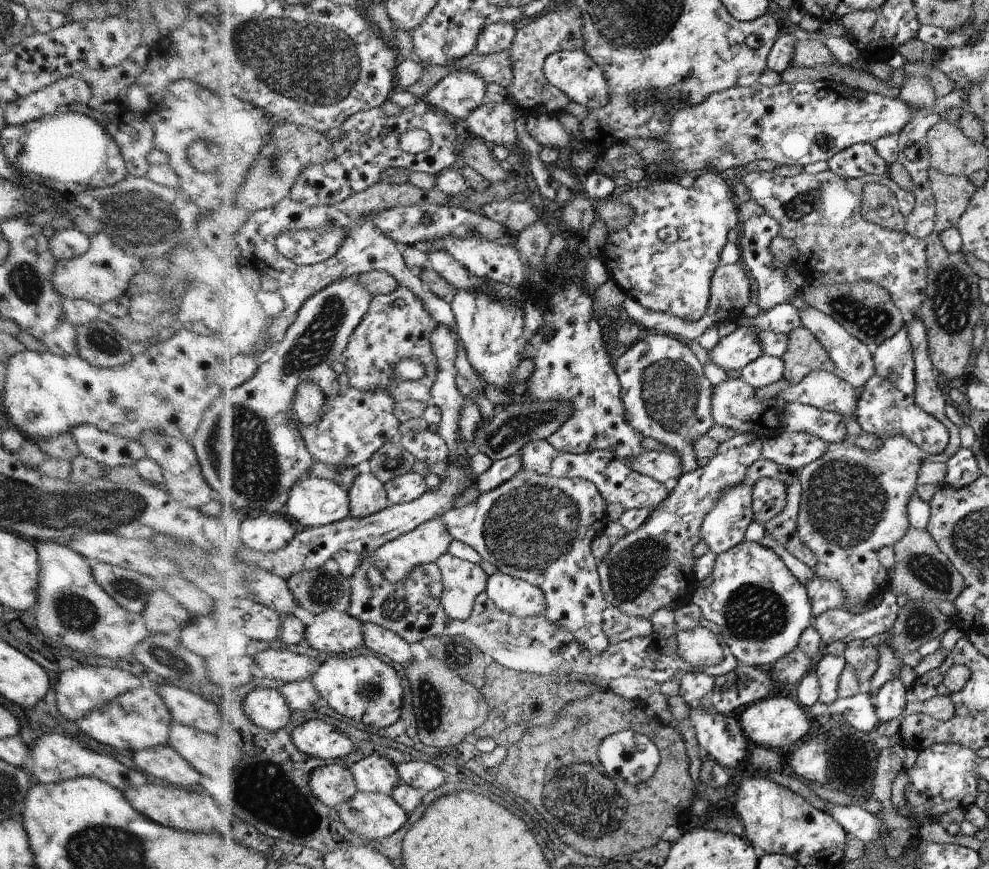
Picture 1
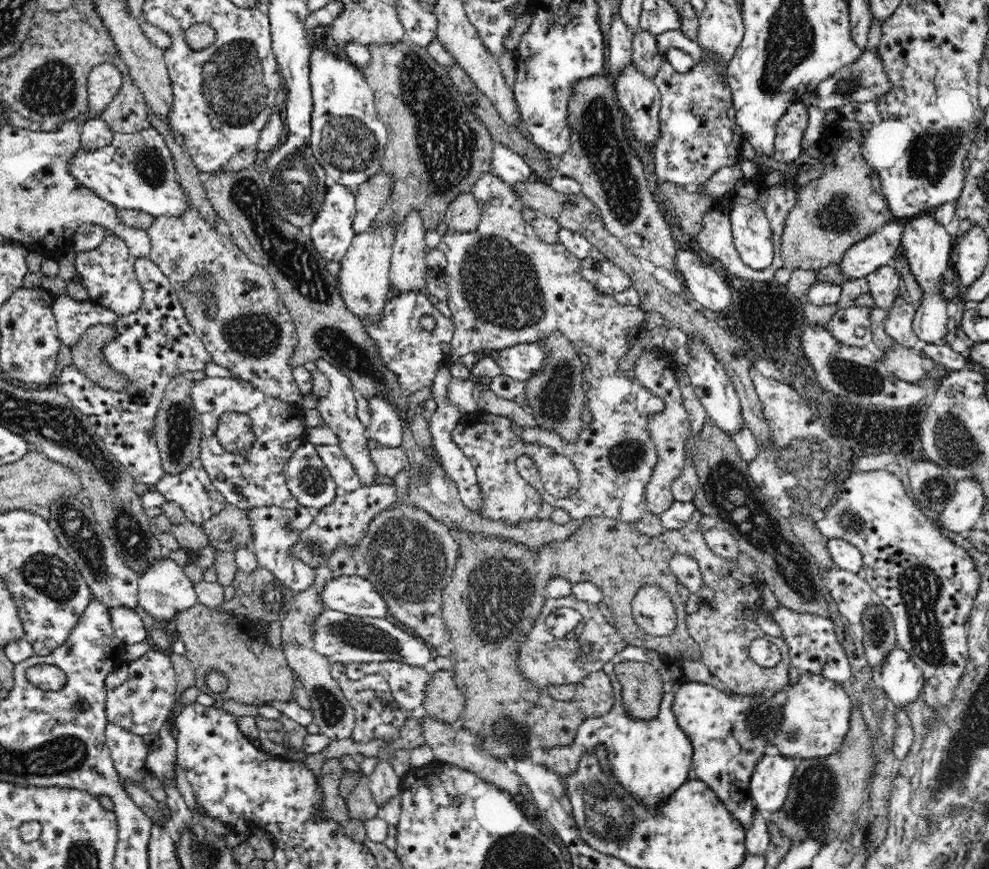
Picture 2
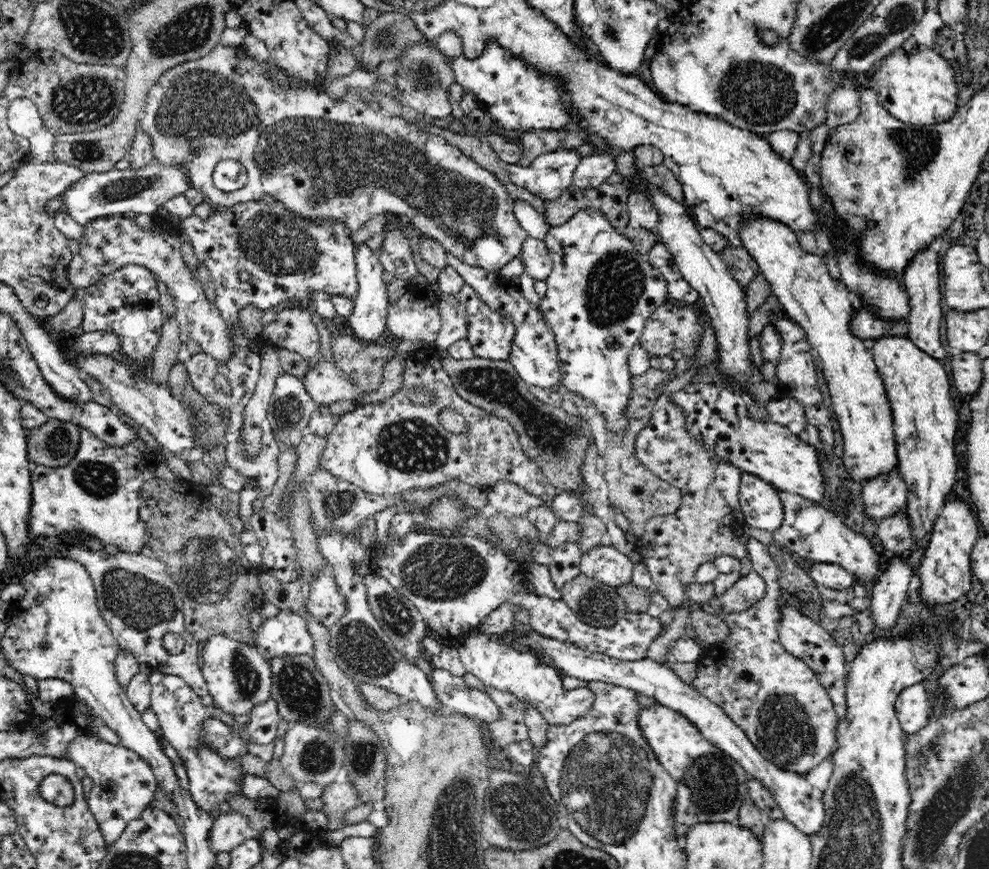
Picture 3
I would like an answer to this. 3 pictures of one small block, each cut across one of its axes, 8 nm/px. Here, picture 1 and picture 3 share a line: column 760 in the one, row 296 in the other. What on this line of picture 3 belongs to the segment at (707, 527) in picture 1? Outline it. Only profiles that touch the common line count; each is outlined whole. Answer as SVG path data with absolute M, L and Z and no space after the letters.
M468 284L457 296L466 307L467 339L475 356L488 360L509 360L511 340L515 335L512 319L492 311Z

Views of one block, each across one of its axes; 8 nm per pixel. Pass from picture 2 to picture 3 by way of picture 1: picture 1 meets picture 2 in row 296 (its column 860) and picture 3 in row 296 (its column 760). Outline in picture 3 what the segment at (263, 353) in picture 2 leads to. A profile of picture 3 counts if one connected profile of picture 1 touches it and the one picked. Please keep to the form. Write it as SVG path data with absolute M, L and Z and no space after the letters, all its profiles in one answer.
M116 216L104 217L92 220L88 225L85 225L85 236L80 241L80 251L74 255L70 262L70 278L71 282L81 291L87 286L94 285L104 276L114 273L118 269L122 269L127 265L144 265L149 269L157 279L162 280L169 290L169 294L176 308L175 318L178 320L183 338L191 338L196 340L202 348L201 352L209 354L216 360L228 360L228 356L232 356L234 348L231 342L231 334L227 332L226 323L223 322L219 309L215 306L215 302L211 302L205 296L205 290L201 282L193 272L191 272L183 260L181 247L183 240L179 234L181 231L175 229L169 224L155 224L158 230L144 230L136 223L131 216Z

